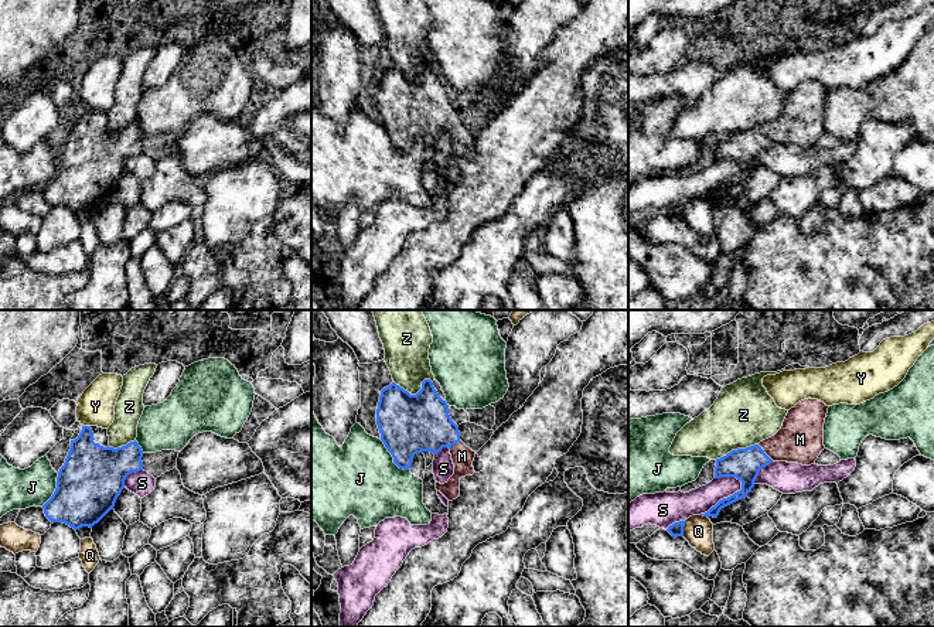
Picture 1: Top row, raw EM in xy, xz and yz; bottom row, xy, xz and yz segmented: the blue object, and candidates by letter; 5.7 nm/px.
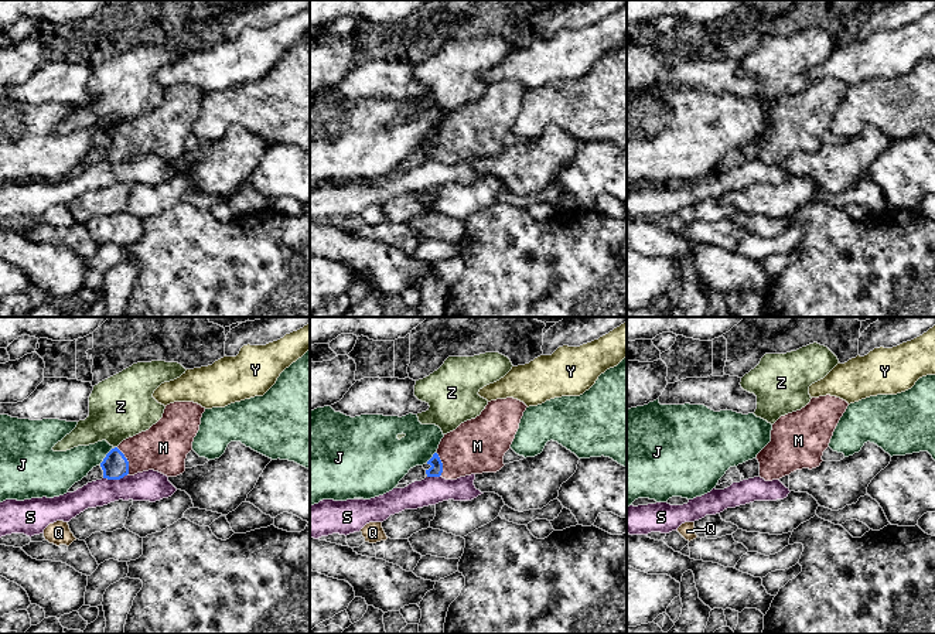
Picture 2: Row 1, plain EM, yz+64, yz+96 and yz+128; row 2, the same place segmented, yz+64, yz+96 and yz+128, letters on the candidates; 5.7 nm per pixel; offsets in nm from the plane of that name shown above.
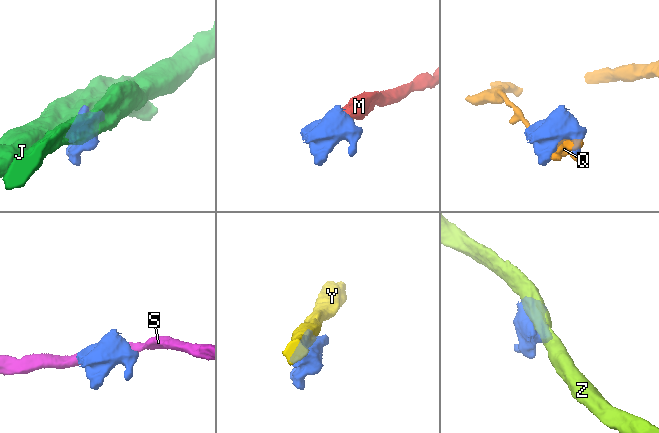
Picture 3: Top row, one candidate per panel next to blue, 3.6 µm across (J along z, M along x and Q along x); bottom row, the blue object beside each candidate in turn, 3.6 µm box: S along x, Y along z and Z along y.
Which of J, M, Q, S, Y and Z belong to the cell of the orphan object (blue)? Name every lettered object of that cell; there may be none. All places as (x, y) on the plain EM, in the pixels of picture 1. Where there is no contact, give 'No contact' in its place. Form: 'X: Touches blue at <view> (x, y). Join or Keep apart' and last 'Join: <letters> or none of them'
J: Touches blue at xz (392, 139). Keep apart
M: Touches blue at yz (764, 136). Join
Q: Touches blue at yz (682, 211). Keep apart
S: Touches blue at yz (723, 181). Keep apart
Y: Touches blue at xy (87, 109). Keep apart
Z: Touches blue at xz (416, 77). Keep apart
Join: M

